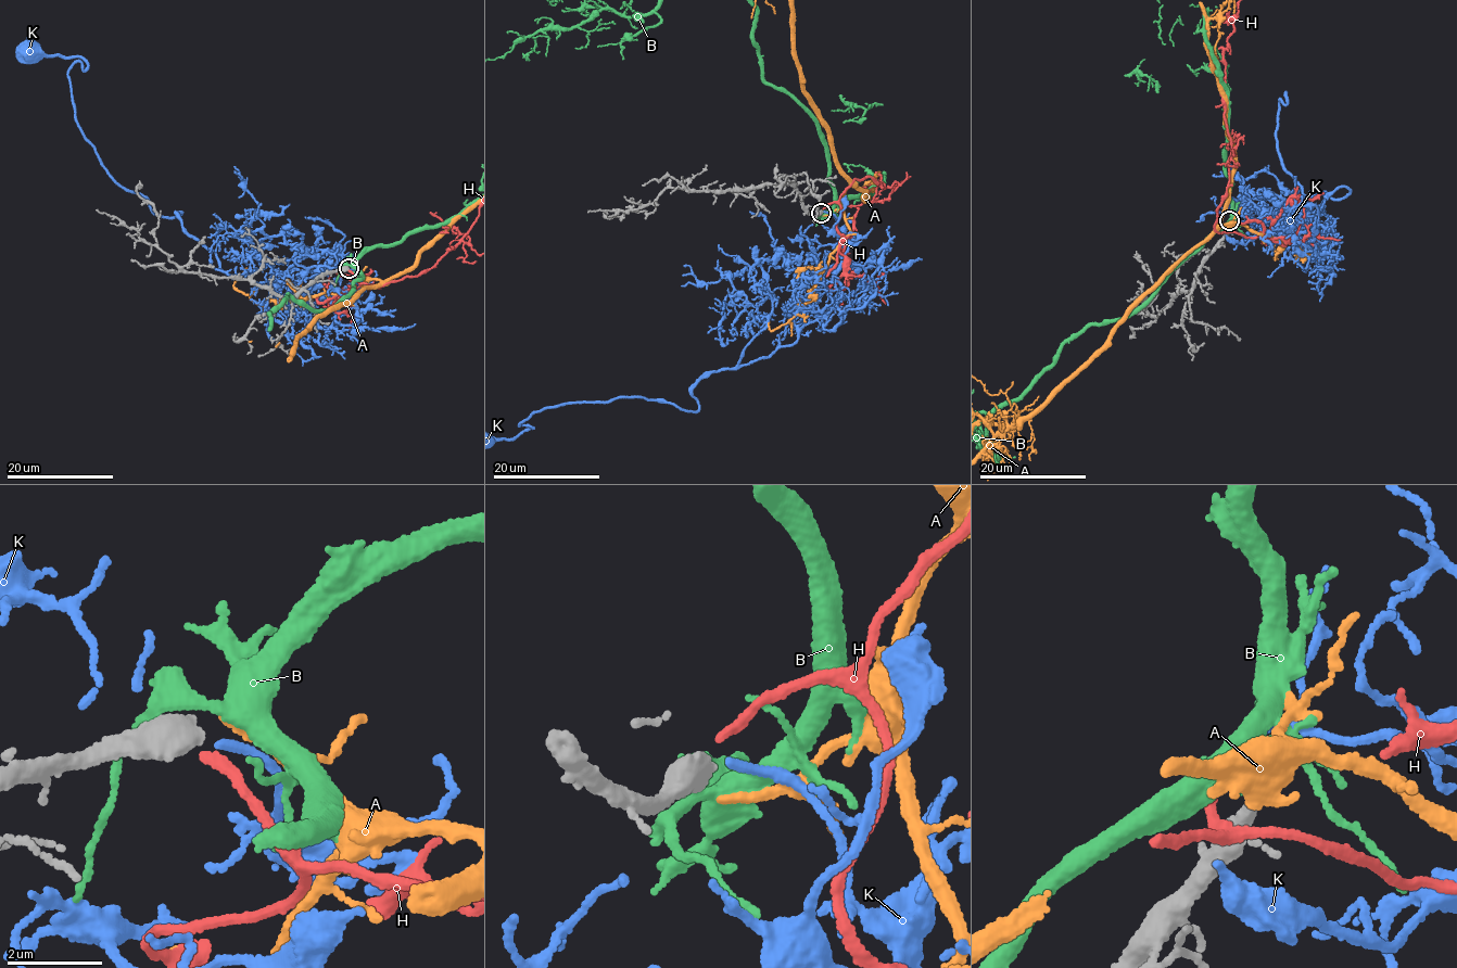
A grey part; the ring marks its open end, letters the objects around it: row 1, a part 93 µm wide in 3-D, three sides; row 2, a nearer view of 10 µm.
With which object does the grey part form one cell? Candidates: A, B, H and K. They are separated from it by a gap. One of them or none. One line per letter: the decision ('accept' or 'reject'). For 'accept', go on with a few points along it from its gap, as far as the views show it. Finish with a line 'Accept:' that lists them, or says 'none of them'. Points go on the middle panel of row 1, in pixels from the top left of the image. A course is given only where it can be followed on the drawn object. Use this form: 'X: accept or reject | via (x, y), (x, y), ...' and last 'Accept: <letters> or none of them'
A: reject
B: reject
H: reject
K: reject
Accept: none of them

